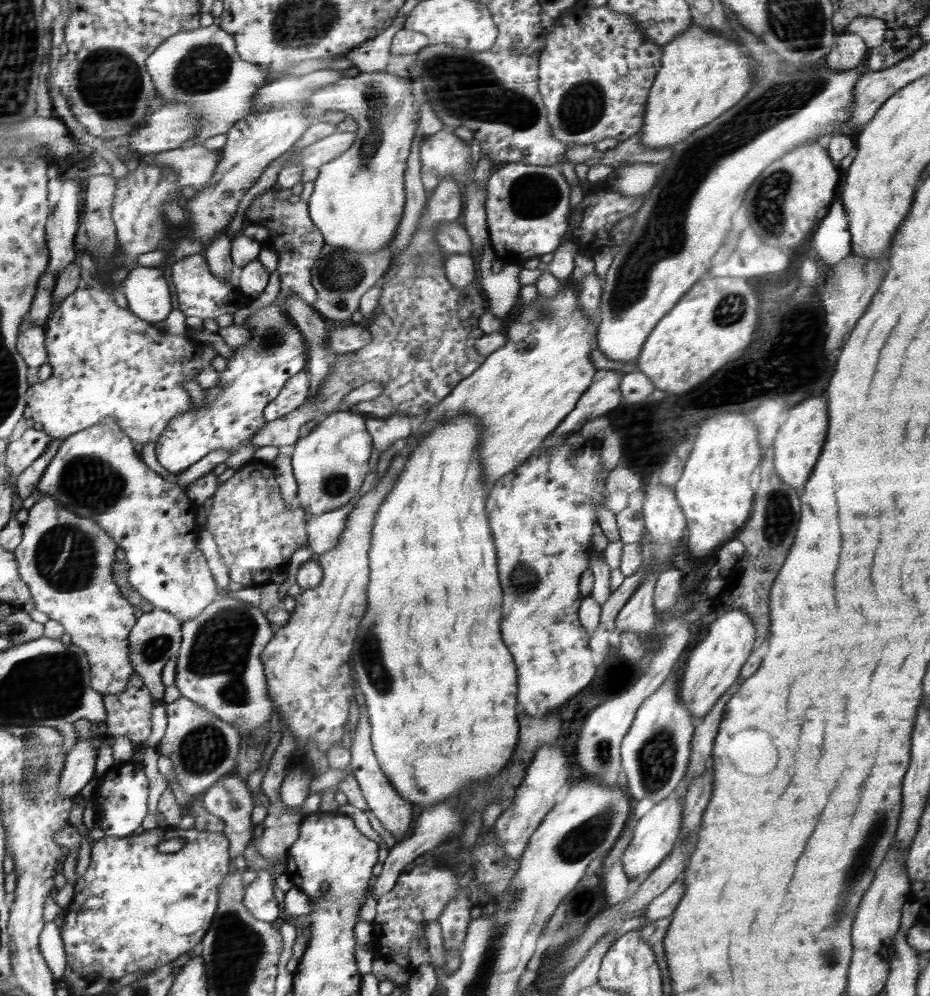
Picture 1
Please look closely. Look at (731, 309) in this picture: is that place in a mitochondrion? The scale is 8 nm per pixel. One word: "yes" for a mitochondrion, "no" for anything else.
yes

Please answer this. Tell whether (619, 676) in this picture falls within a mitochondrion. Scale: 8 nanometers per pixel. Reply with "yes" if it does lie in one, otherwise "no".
no

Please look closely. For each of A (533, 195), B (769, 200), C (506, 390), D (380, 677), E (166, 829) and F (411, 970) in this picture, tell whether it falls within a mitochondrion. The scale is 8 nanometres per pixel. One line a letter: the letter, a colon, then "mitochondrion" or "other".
A: mitochondrion
B: mitochondrion
C: other
D: mitochondrion
E: other
F: other

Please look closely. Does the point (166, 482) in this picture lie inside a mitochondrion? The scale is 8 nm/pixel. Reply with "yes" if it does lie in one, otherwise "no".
no

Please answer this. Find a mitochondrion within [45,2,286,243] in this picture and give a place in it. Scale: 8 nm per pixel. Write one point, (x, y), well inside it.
(109, 81)

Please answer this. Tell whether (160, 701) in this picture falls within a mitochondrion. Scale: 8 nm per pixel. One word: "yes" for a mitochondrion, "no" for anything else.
no

